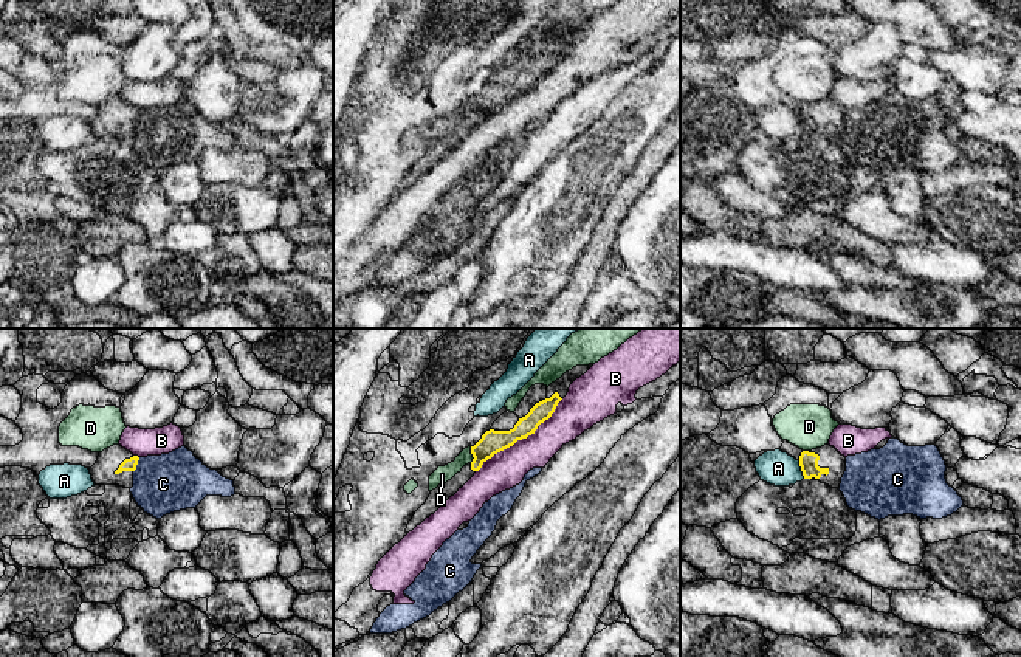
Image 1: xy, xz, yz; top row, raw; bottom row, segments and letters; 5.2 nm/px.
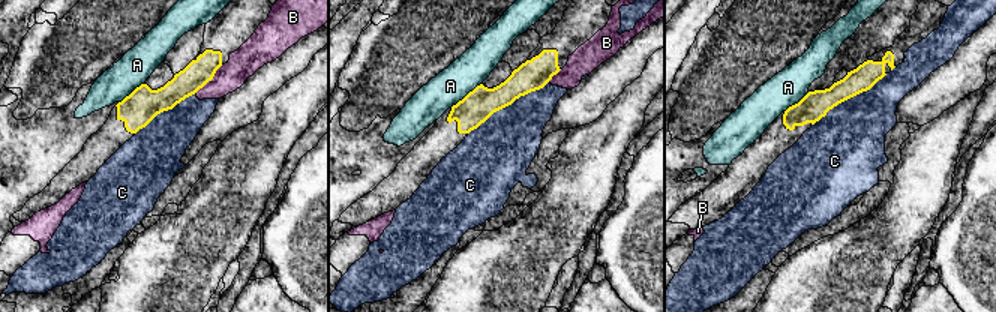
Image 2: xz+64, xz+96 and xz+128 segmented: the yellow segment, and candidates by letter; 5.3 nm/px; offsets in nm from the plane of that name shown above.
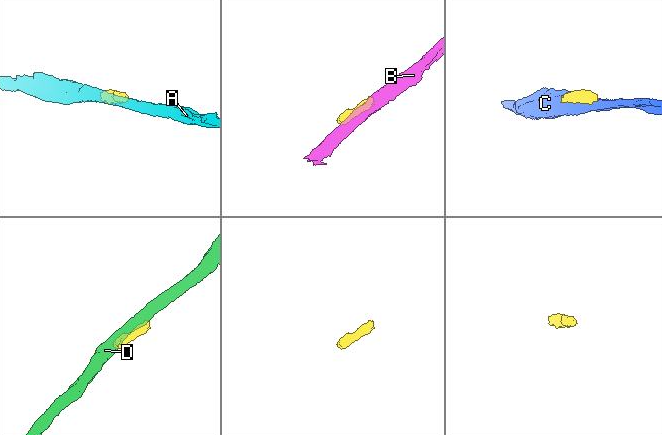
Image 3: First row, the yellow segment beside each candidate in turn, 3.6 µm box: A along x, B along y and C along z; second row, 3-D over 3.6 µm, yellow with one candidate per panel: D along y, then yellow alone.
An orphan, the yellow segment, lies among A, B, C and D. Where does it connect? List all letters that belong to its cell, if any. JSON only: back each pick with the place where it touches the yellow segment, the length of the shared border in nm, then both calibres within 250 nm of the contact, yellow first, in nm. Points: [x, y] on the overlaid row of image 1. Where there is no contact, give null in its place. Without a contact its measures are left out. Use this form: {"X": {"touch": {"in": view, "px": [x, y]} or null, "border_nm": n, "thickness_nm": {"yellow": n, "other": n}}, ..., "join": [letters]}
{"join": []}

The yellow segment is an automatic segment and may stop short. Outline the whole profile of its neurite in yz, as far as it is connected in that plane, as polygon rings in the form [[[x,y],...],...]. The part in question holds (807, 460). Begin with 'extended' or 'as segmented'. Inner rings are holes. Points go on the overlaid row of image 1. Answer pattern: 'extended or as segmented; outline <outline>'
extended; outline [[[824,445],[812,451],[803,451],[799,466],[804,479],[820,480],[832,488],[840,488],[846,471],[846,457],[834,446]]]

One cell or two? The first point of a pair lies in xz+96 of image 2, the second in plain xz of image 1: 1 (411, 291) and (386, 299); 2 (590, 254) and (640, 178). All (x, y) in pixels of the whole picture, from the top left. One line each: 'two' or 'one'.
1: one
2: one

